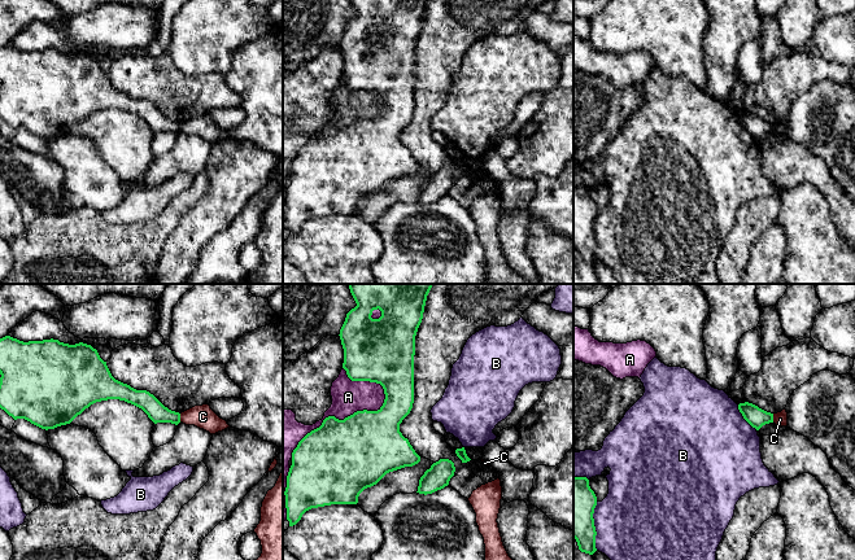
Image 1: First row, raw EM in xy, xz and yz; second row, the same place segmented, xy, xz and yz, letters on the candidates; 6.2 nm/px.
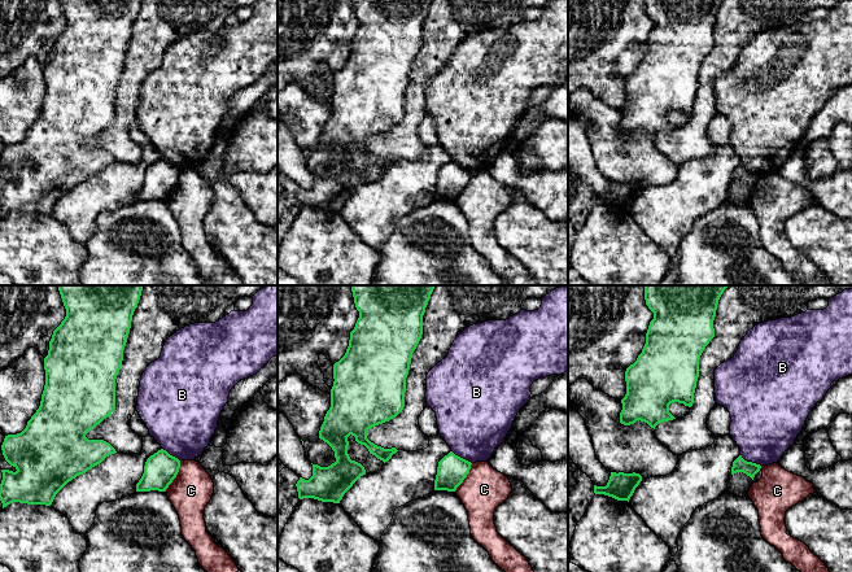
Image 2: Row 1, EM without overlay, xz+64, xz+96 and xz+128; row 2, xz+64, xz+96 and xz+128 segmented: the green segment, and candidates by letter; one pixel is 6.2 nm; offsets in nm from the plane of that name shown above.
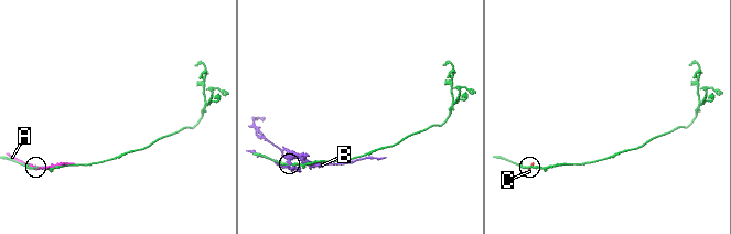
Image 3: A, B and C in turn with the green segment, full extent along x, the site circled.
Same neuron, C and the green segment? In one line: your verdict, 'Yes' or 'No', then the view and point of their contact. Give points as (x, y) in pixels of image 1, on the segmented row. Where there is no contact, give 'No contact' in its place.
No. Touches green at xy (179, 418)

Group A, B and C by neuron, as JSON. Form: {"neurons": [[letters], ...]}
{"neurons": [["A"], ["B"], ["C"]]}

